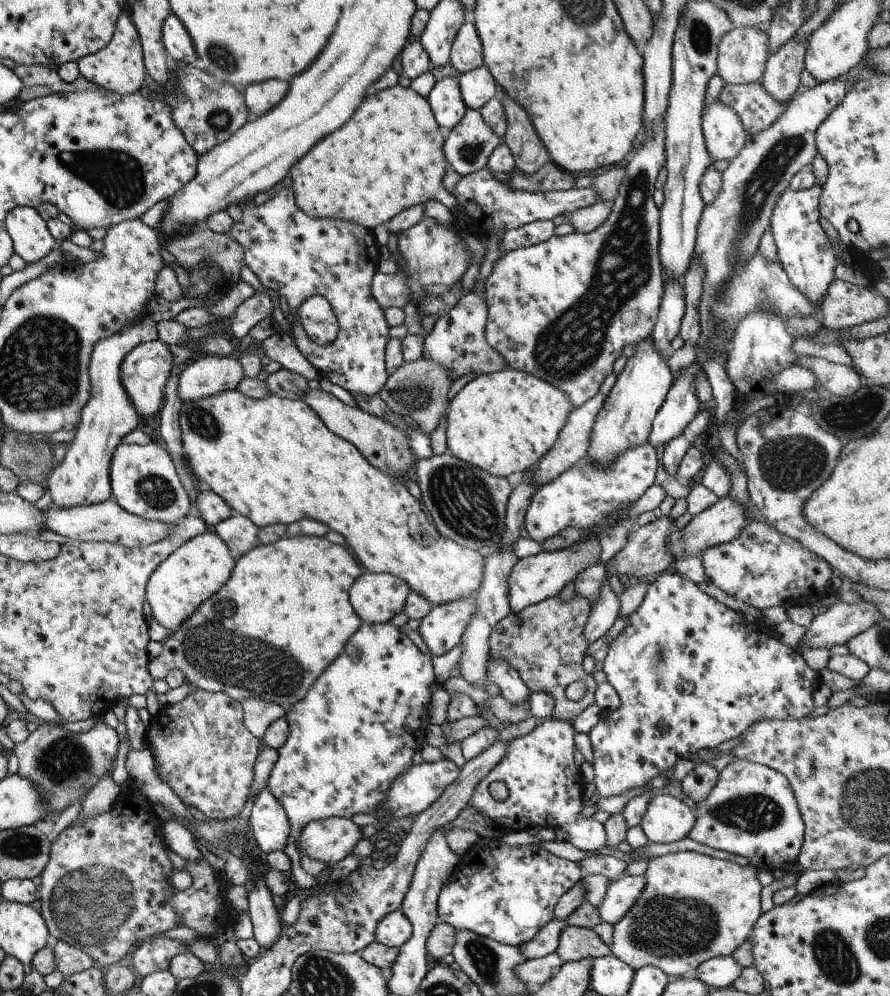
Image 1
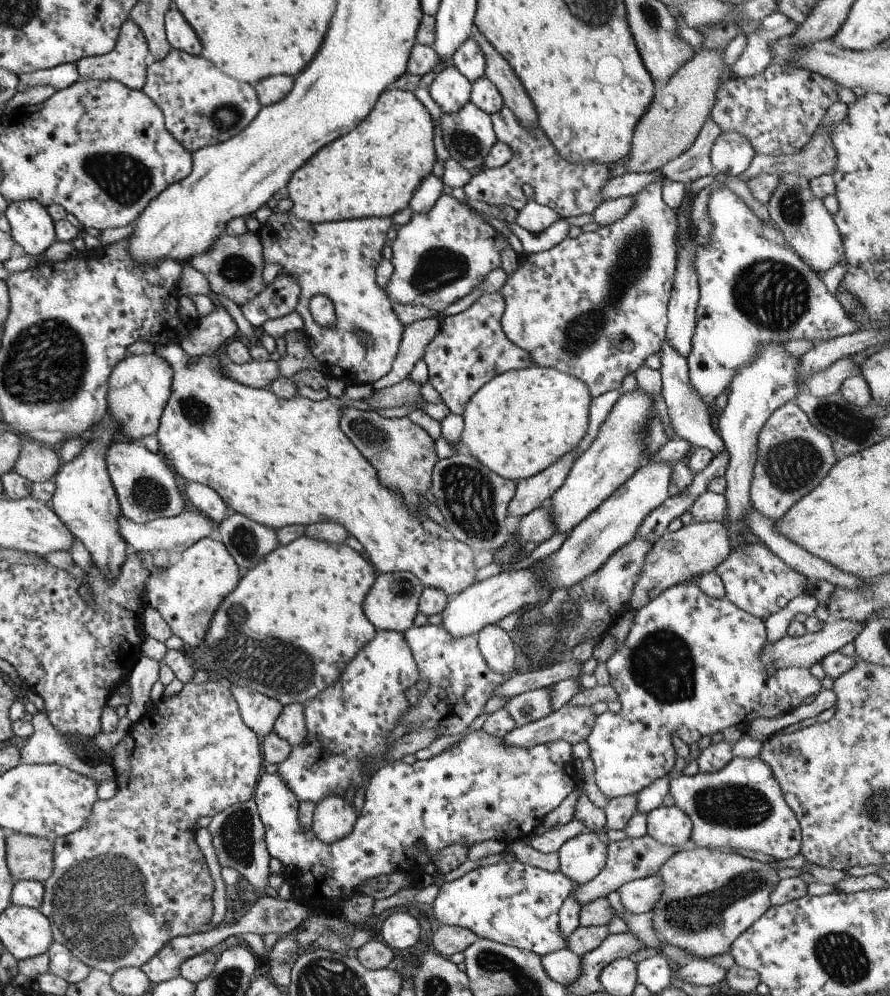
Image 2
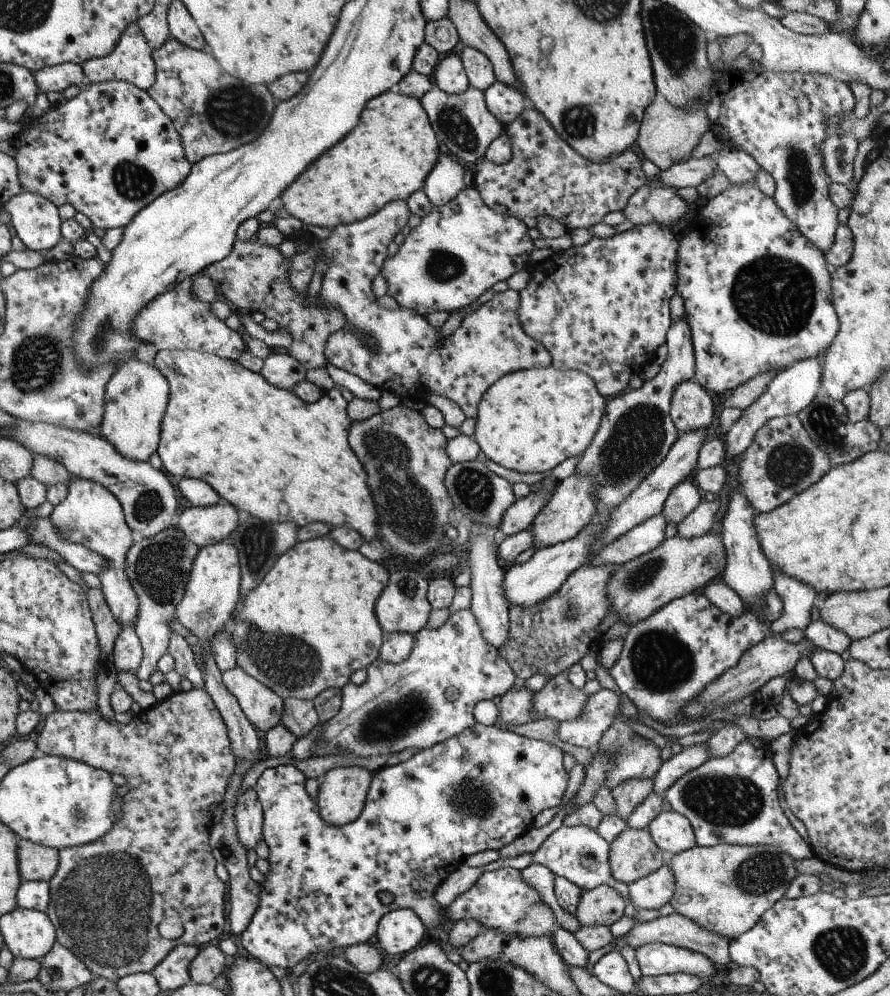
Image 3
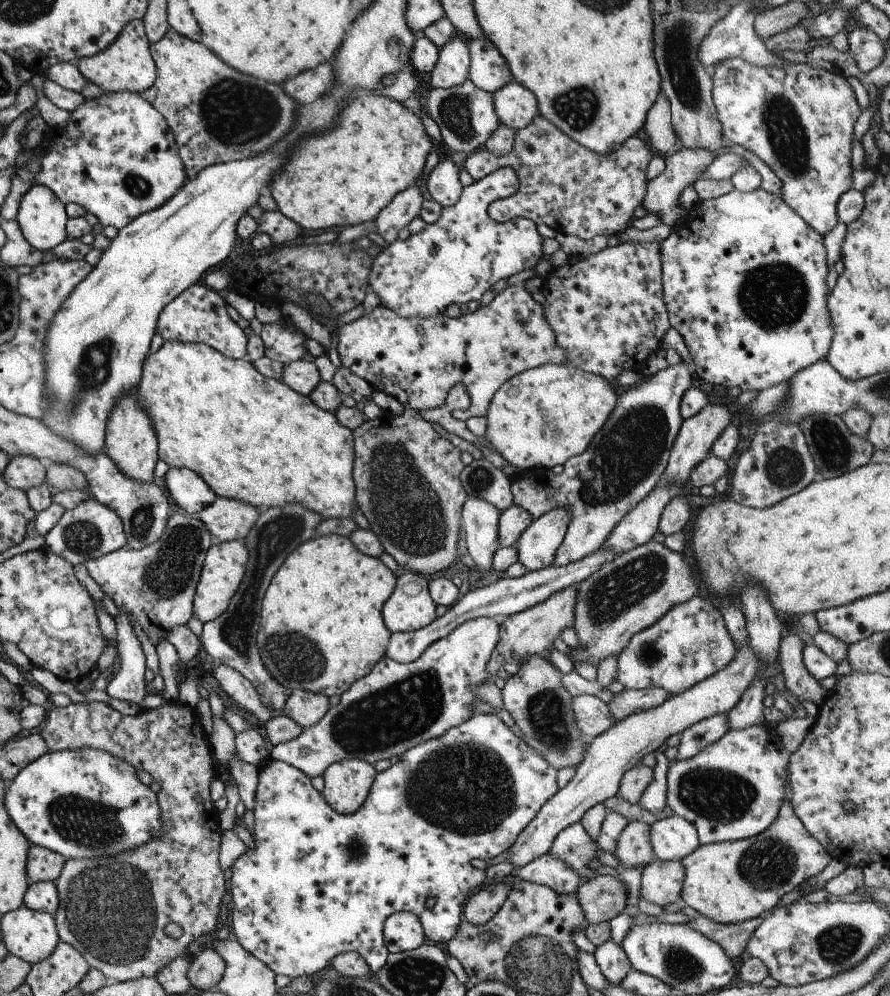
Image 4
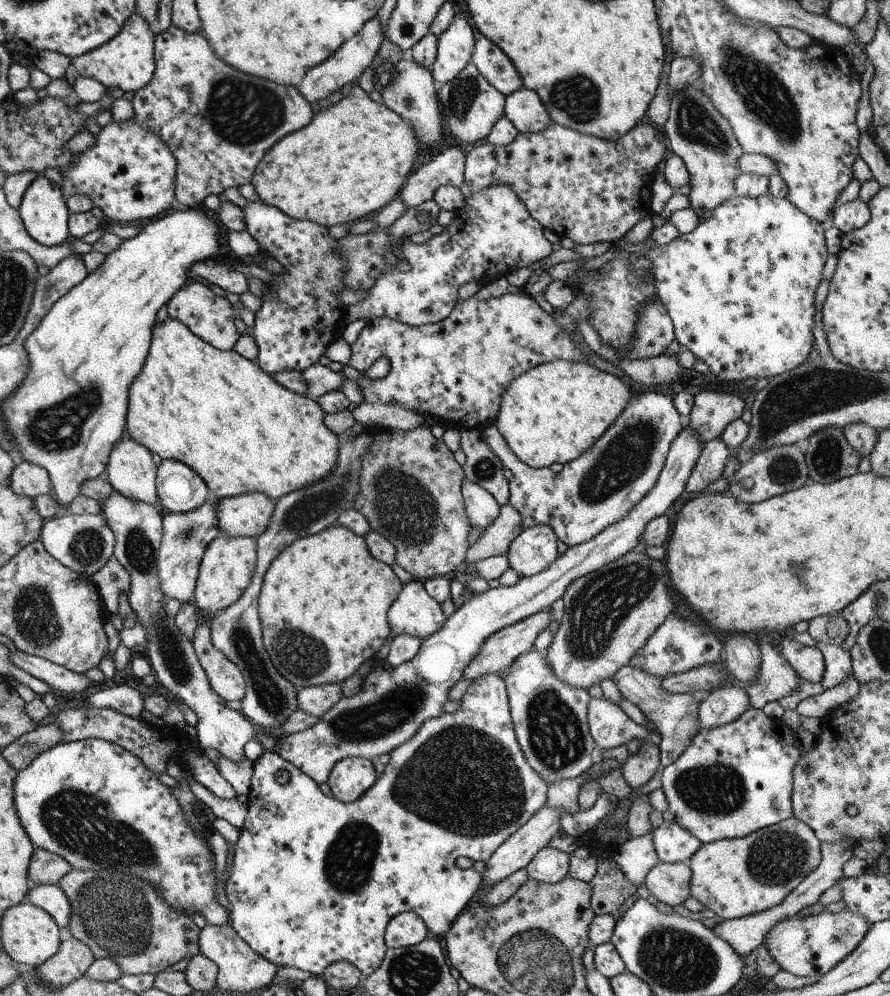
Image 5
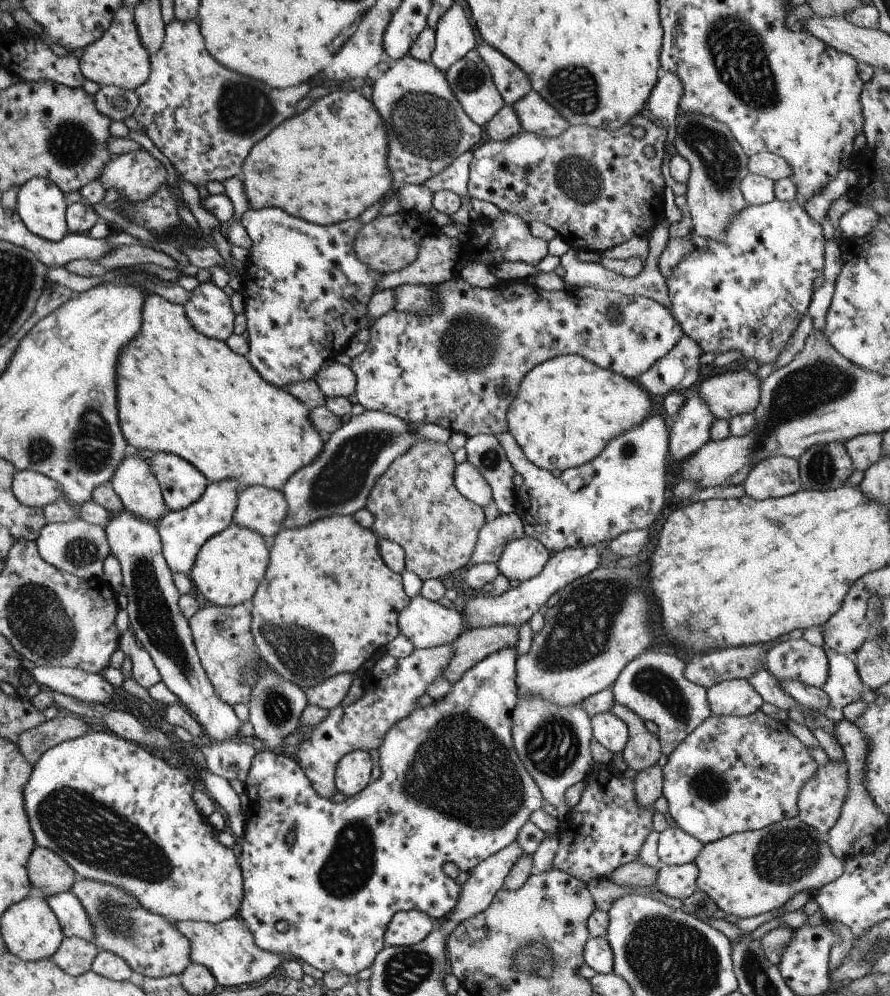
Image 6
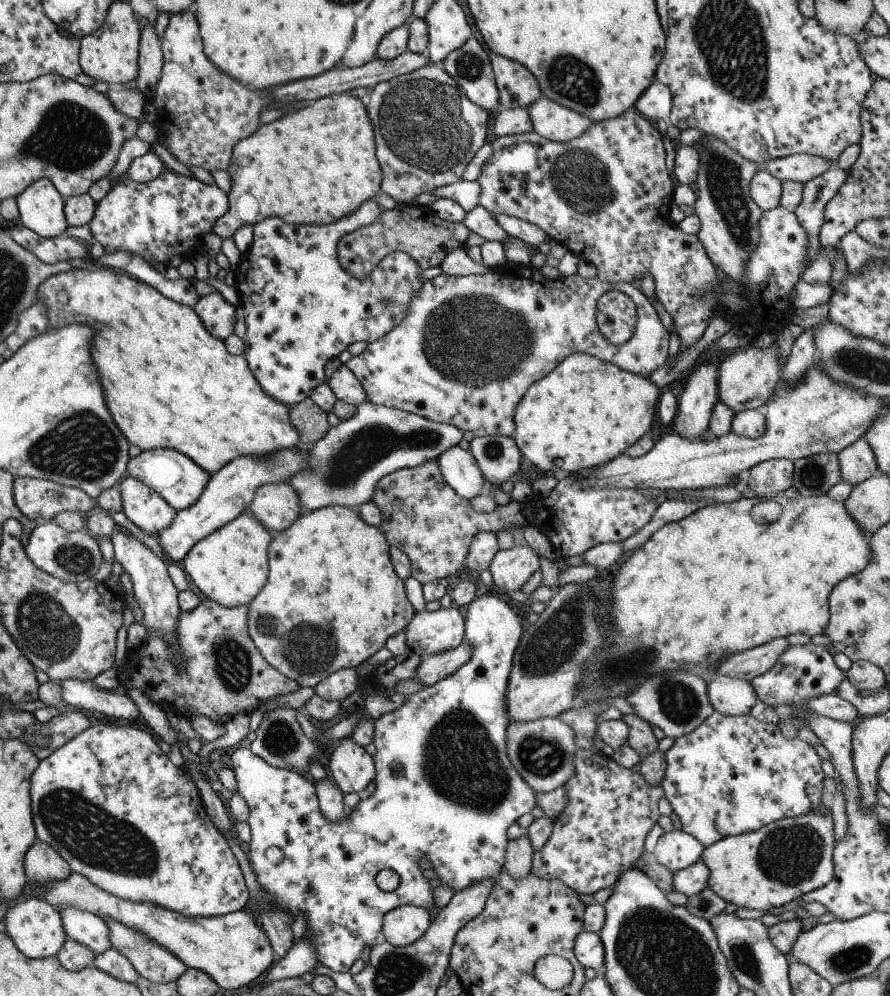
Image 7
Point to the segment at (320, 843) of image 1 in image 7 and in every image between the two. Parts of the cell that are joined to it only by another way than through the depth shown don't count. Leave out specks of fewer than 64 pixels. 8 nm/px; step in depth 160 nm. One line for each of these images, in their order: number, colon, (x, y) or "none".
2: (333, 818)
3: (341, 794)
4: (346, 783)
5: (350, 777)
6: (352, 772)
7: (351, 768)

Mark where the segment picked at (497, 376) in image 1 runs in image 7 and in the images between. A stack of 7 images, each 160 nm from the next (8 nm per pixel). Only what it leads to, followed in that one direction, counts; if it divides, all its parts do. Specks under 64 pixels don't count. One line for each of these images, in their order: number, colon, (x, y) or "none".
2: (520, 422)
3: (530, 420)
4: (540, 417)
5: (552, 413)
6: (566, 409)
7: (585, 412)

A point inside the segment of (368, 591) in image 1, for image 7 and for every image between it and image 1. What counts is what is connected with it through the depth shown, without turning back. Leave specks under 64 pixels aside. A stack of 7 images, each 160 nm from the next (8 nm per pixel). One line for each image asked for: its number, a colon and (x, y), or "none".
2: (391, 603)
3: (402, 607)
4: (409, 607)
5: (413, 612)
6: (425, 624)
7: (427, 633)

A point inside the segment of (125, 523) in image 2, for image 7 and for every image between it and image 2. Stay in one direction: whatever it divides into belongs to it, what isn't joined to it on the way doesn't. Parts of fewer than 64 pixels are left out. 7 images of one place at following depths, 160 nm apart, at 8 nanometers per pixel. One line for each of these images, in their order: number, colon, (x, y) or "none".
3: (207, 525)
4: (226, 519)
5: (244, 516)
6: (259, 509)
7: (275, 505)

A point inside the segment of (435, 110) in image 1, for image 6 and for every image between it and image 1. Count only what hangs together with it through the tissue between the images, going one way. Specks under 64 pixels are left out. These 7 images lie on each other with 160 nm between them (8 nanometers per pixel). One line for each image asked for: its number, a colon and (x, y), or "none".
2: (449, 89)
3: (448, 75)
4: (451, 68)
5: (454, 50)
6: (454, 37)

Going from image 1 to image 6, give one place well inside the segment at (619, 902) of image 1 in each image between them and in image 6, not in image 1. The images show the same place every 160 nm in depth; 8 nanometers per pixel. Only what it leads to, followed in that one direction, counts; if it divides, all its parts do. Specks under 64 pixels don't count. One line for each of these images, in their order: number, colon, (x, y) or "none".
2: (640, 895)
3: (652, 891)
4: (660, 882)
5: (668, 883)
6: (673, 881)

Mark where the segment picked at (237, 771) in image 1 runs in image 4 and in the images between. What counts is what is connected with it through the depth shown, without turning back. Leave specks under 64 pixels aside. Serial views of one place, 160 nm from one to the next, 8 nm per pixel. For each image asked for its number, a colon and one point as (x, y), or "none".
2: (134, 866)
3: (106, 898)
4: (112, 910)

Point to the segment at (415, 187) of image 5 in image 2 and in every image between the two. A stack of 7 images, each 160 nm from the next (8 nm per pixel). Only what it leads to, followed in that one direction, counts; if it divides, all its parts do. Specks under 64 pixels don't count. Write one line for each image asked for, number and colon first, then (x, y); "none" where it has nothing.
2: (337, 260)
3: (410, 355)
4: (405, 205)

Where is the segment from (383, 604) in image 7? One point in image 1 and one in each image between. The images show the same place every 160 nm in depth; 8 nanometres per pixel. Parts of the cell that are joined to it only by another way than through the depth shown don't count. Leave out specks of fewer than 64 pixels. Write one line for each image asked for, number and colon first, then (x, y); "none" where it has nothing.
1: (283, 615)
2: (287, 630)
3: (309, 624)
4: (321, 629)
5: (322, 606)
6: (326, 602)

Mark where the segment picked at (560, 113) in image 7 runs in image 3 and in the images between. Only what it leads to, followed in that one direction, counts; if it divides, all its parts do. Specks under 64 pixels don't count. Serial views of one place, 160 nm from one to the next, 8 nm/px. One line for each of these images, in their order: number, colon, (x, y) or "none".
3: (505, 103)
4: (515, 106)
5: (523, 108)
6: (534, 114)

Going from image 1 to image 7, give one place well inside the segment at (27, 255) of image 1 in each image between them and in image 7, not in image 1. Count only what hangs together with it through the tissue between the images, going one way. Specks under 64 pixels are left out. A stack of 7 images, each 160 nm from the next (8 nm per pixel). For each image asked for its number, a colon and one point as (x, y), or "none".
2: (32, 228)
3: (35, 219)
4: (41, 218)
5: (43, 211)
6: (39, 204)
7: (40, 208)

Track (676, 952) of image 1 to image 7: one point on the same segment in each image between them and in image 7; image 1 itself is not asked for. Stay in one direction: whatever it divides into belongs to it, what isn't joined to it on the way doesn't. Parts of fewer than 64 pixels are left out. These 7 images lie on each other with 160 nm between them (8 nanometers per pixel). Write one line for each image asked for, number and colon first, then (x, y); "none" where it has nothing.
2: (710, 896)
3: (725, 888)
4: (729, 882)
5: (733, 878)
6: (745, 874)
7: (762, 869)

